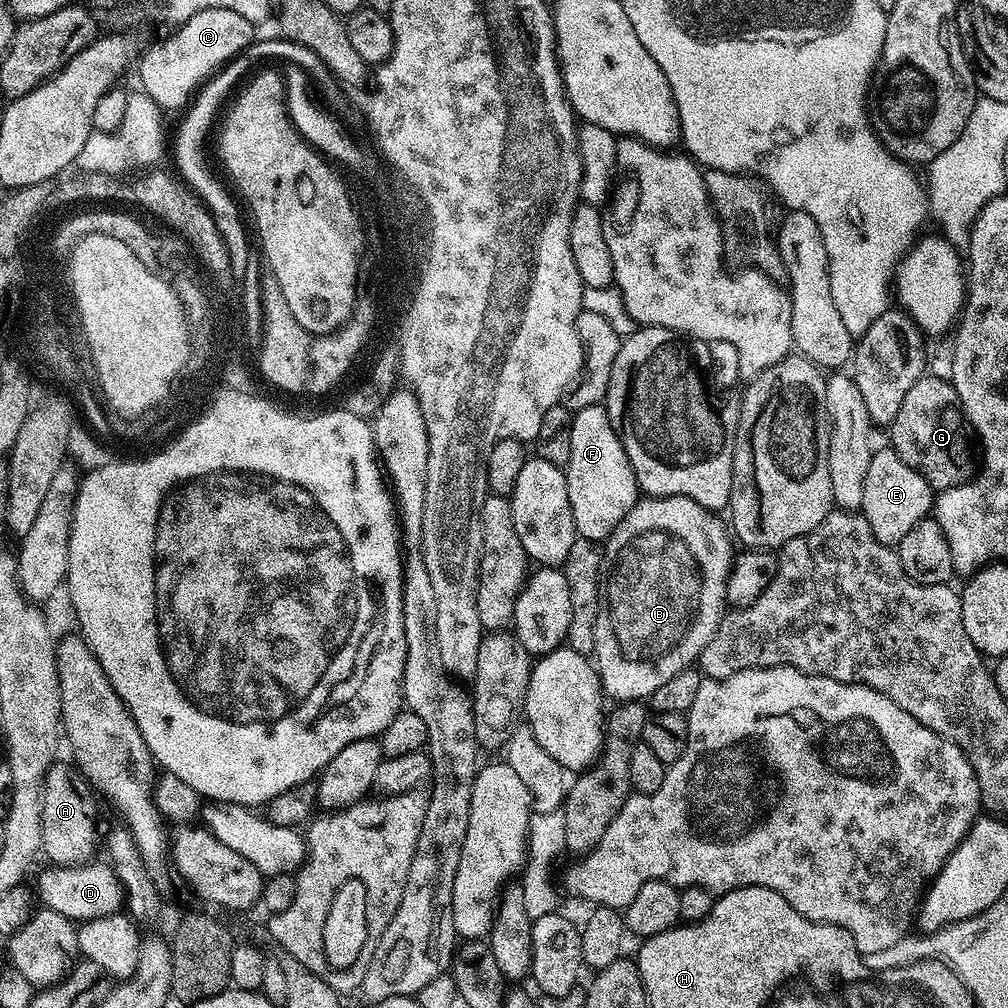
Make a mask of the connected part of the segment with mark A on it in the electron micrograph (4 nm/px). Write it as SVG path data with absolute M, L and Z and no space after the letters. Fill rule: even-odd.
M57 762L50 766L42 794L42 852L53 860L49 860L53 865L61 868L89 863L95 857L92 855L96 847L102 844L100 820L96 817L97 797L88 781L80 775L79 768L68 764Z

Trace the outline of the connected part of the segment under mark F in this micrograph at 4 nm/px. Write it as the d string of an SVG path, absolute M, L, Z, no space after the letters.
M604 404L586 406L586 410L578 410L573 415L566 475L577 537L593 542L607 541L622 518L626 518L628 511L635 506L638 485L619 431L610 422Z

